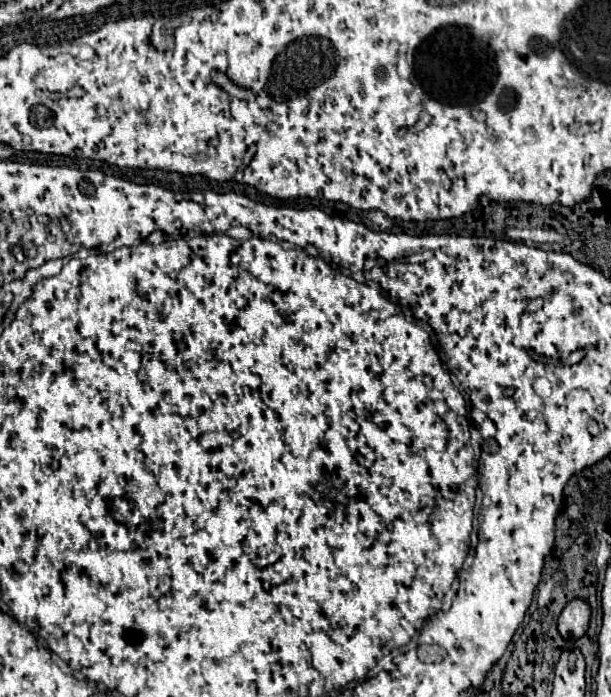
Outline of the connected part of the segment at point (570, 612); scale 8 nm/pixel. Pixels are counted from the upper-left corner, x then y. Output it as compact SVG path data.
M575 598L571 600L565 610L561 612L559 620L557 620L557 628L559 628L559 634L565 638L565 640L577 640L581 638L585 632L587 632L587 626L589 626L589 606L587 602Z

